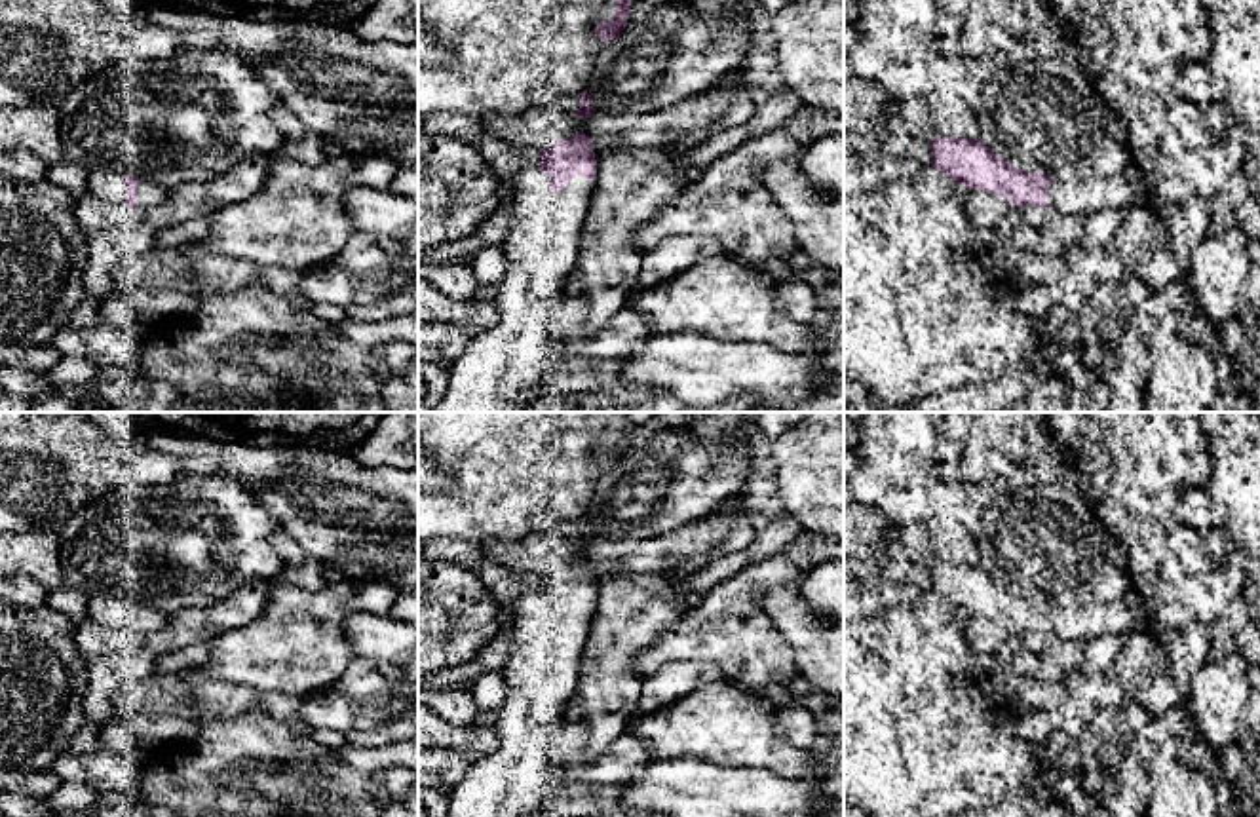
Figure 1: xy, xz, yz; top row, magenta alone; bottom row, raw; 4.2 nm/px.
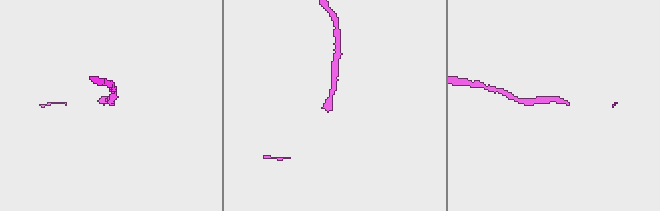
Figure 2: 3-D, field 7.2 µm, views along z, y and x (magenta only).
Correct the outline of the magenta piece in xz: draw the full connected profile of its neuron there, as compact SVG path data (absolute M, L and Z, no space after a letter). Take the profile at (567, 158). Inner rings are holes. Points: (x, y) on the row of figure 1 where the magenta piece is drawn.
M576 131L538 150L540 160L515 180L515 211L500 245L507 270L492 285L500 319L479 332L447 369L447 390L433 412L521 412L525 397L549 369L553 352L549 323L564 298L564 283L578 266L578 239L597 205L597 158L589 135Z

